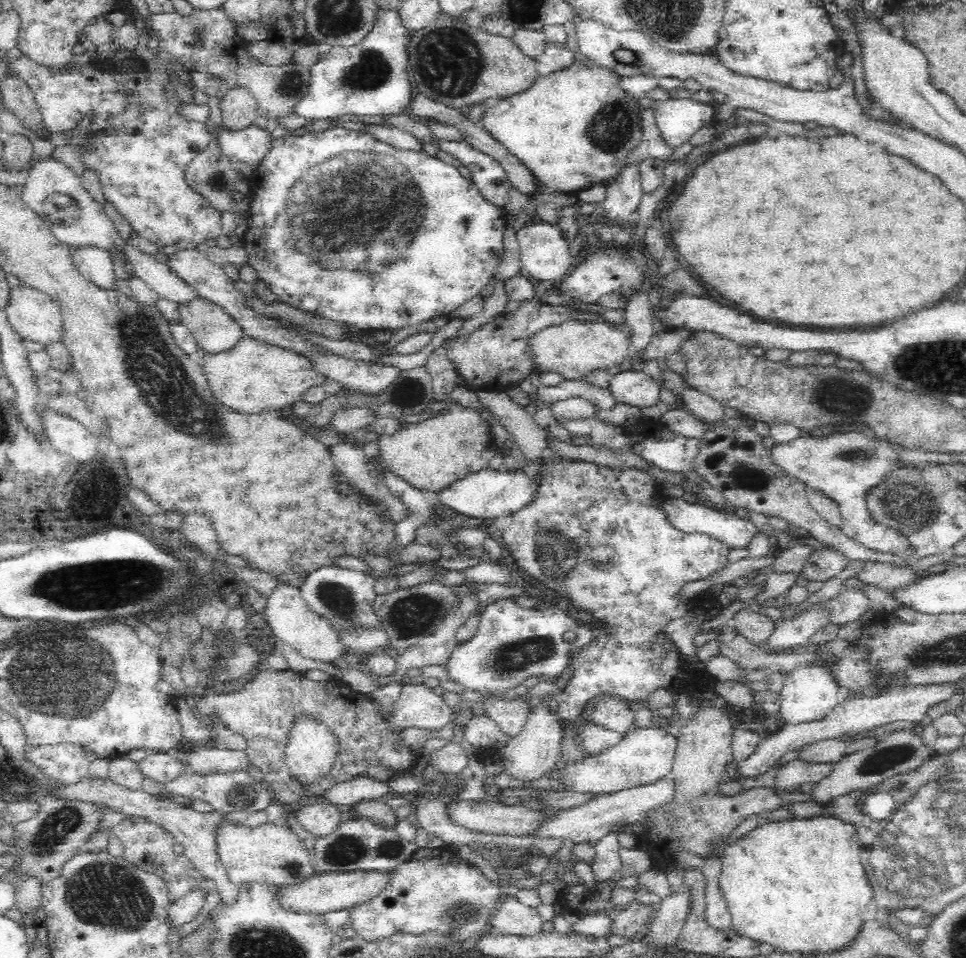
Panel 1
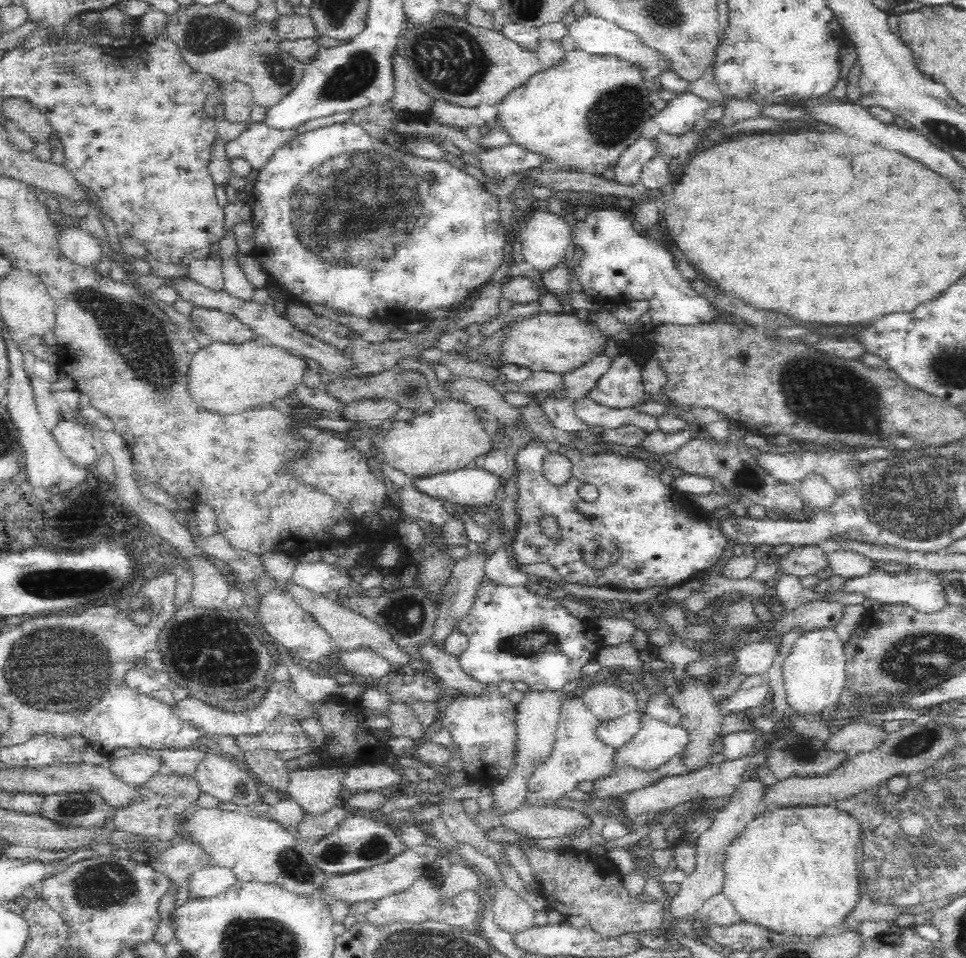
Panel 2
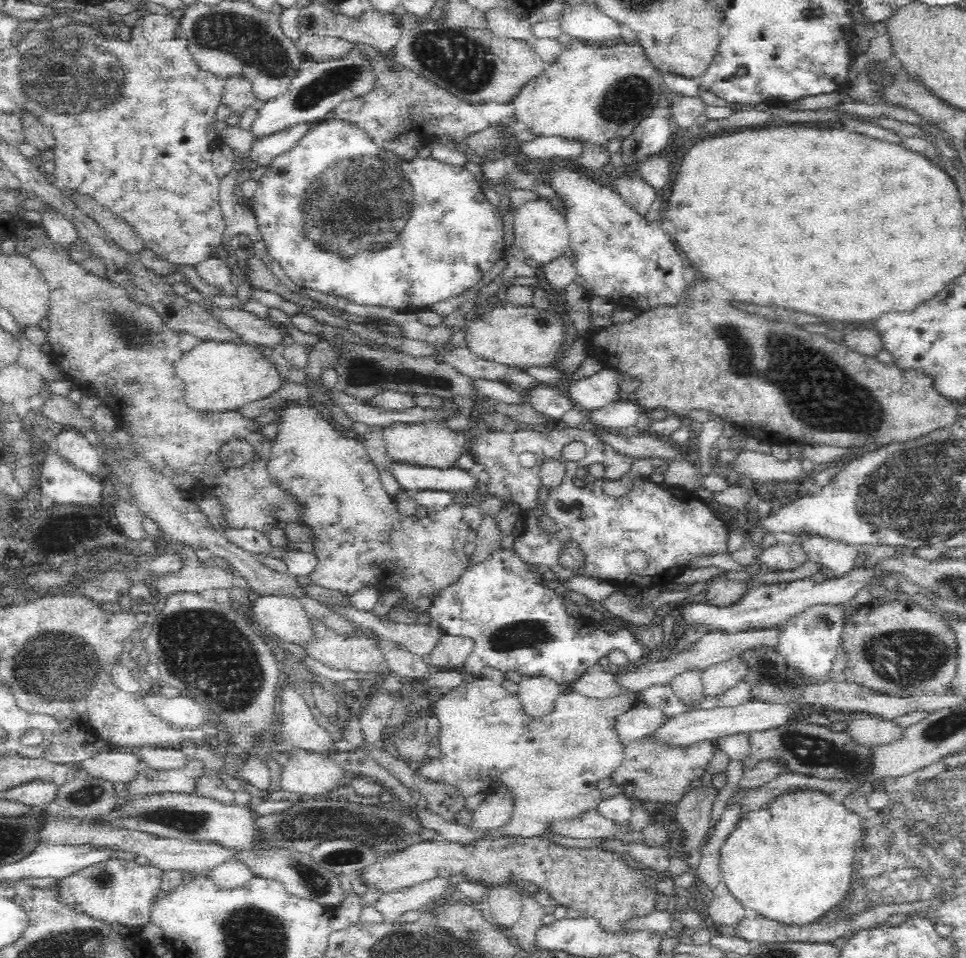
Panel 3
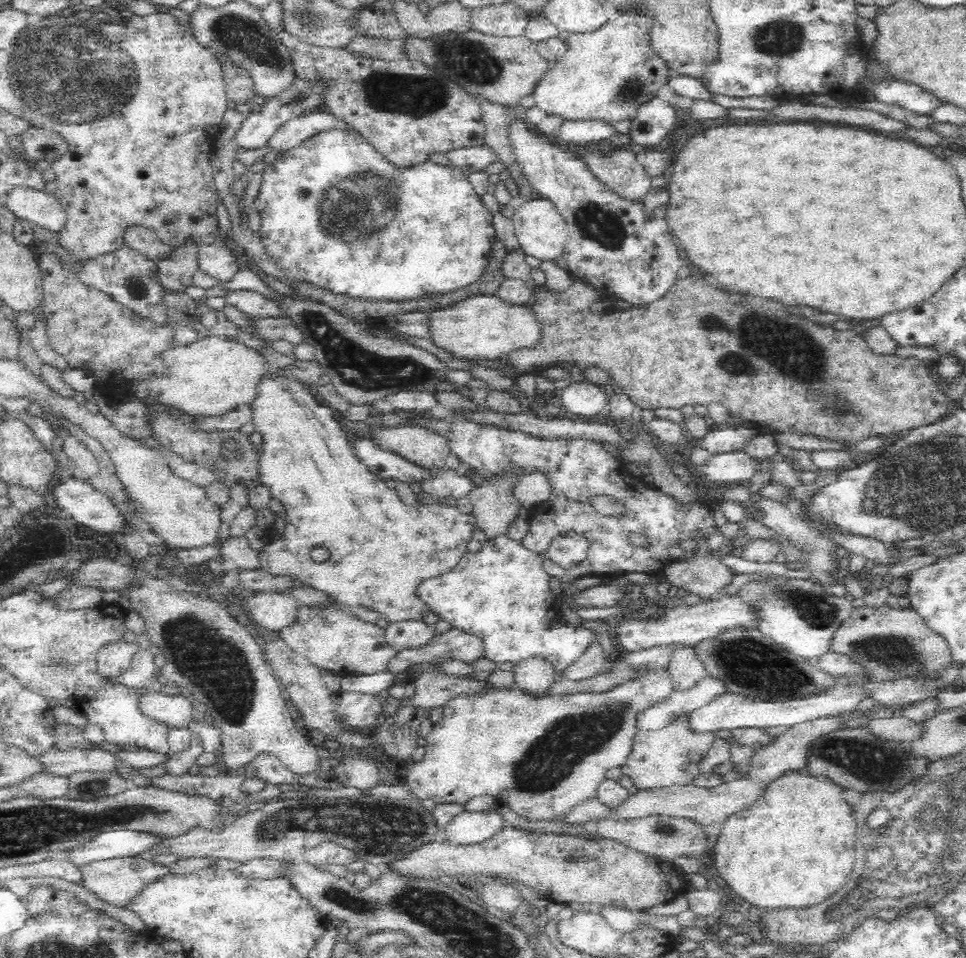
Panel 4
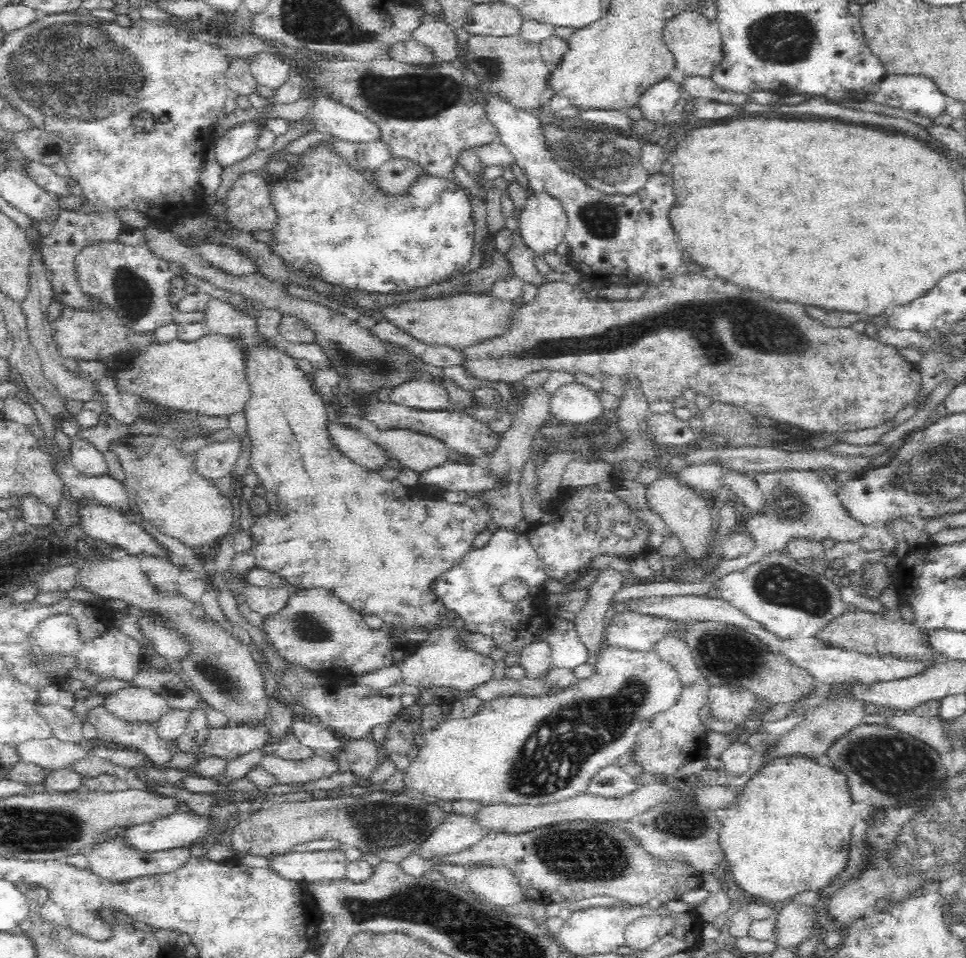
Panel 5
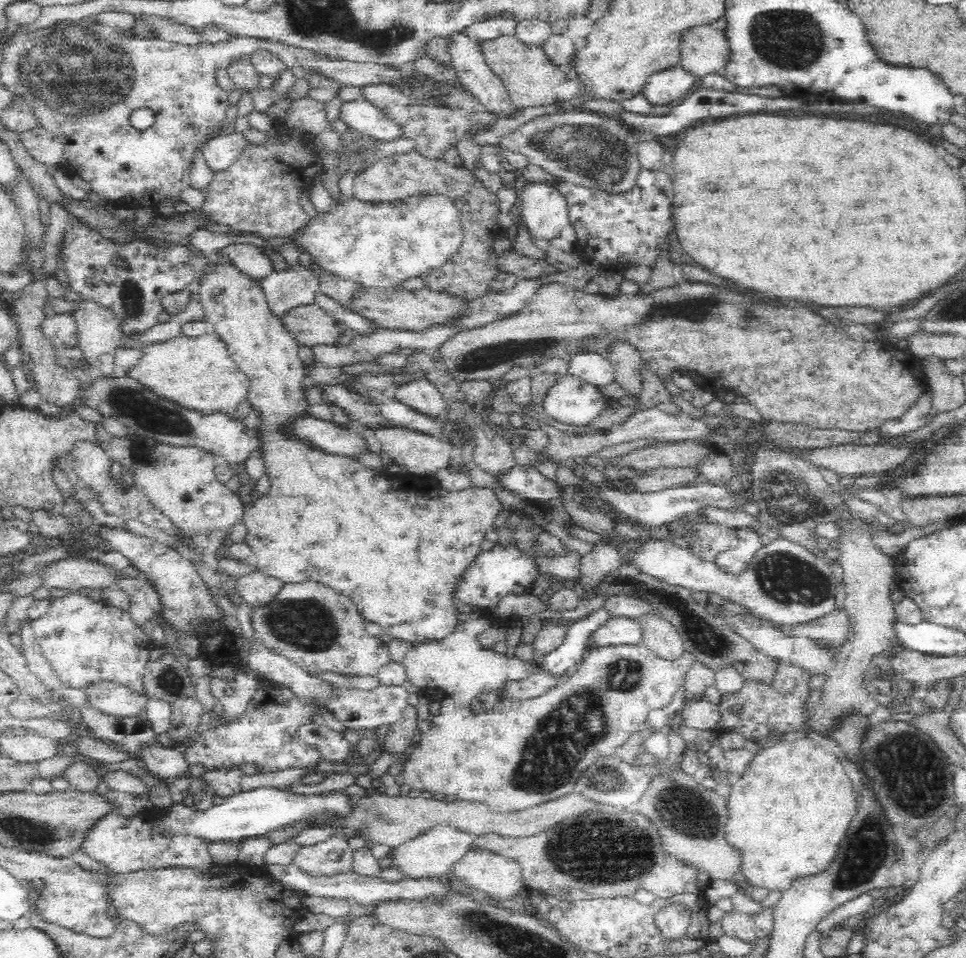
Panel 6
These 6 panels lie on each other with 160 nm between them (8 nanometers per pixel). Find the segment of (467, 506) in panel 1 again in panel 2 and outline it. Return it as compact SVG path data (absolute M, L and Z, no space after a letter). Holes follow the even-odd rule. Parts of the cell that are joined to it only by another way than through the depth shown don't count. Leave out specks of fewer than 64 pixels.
M474 465L410 479L416 490L464 506L496 504L504 487L500 477Z

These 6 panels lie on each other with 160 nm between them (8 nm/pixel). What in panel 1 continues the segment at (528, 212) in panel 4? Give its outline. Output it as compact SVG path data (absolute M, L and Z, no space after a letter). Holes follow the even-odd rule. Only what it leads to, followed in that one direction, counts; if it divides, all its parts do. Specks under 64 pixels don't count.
M536 221L518 227L521 267L538 281L557 280L572 266L569 244L563 230L548 222Z

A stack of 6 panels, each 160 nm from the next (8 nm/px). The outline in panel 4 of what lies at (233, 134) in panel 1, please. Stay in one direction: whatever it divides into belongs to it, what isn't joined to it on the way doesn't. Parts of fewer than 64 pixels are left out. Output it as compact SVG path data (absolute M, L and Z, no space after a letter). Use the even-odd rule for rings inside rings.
M319 107L281 124L271 136L268 145L270 145L270 150L283 153L300 146L312 136L320 132L328 132L328 130L338 132L343 130L362 137L362 133L354 125L346 122L346 119L338 118L338 115L332 114L326 108Z

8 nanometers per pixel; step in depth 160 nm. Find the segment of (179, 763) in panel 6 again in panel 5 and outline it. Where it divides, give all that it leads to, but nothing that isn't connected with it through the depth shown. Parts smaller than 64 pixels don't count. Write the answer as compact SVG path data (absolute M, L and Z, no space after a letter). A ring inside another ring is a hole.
M100 706L92 711L92 724L96 727L96 738L105 745L123 744L146 756L148 762L164 768L172 760L172 752L168 751L166 740L156 735L152 723L130 723L120 720Z

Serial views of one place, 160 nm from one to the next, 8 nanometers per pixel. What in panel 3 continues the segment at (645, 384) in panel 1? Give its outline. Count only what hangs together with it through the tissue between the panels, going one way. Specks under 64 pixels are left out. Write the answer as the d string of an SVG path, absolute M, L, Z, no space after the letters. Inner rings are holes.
M603 369L590 378L578 380L568 388L567 396L586 414L600 410L608 403L625 398L616 385L618 373L616 370Z

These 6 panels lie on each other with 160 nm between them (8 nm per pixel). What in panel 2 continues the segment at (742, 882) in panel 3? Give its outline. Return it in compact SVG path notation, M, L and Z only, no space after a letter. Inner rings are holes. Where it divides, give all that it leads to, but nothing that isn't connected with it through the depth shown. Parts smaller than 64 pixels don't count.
M795 805L779 807L759 812L754 820L748 822L742 832L728 845L725 856L725 880L722 893L733 904L741 920L764 926L774 932L785 935L818 937L841 929L845 916L854 908L859 897L856 850L861 839L861 826L854 815L837 809L834 805Z

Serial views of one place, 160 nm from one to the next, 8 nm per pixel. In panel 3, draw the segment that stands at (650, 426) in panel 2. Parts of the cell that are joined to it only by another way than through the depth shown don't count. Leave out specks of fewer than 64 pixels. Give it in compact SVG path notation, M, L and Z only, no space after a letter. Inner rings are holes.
M625 397L608 403L600 410L588 412L587 418L591 425L598 425L604 428L626 428L635 425L642 408L633 399Z

